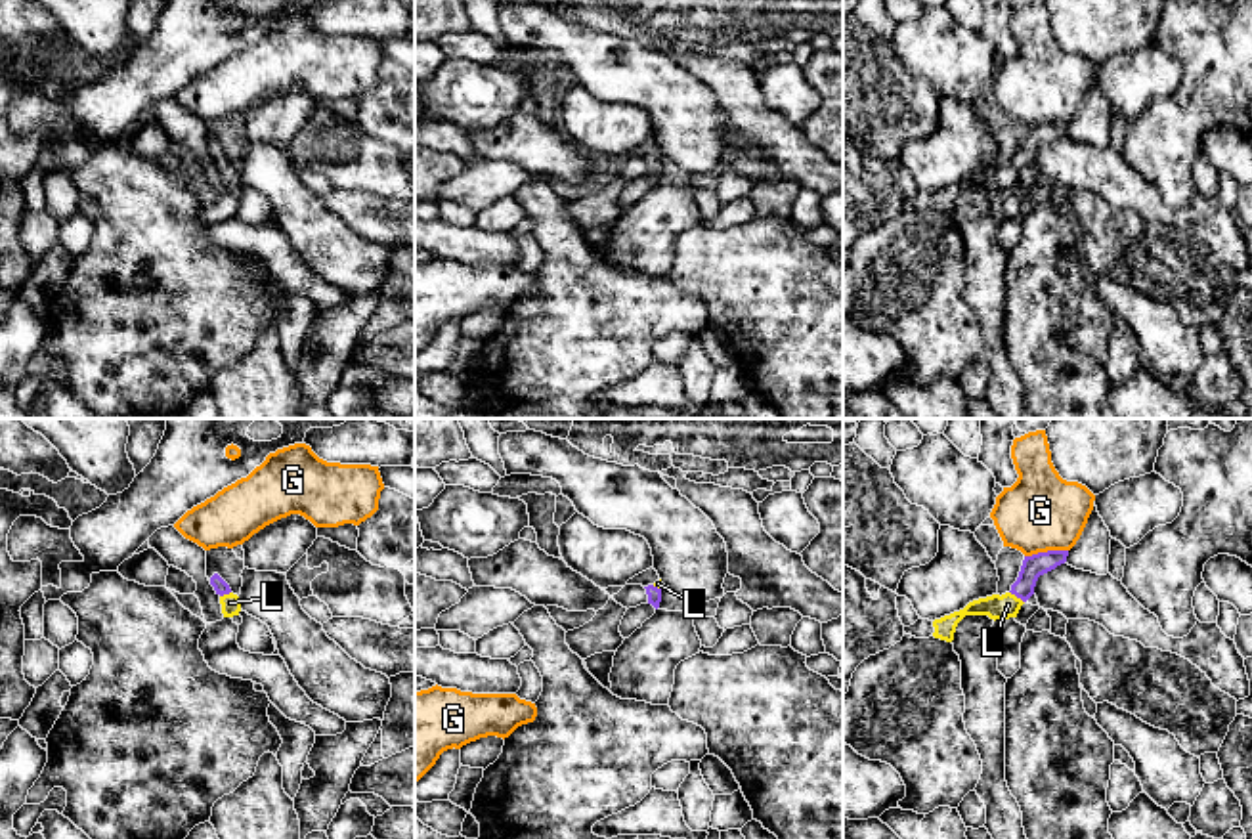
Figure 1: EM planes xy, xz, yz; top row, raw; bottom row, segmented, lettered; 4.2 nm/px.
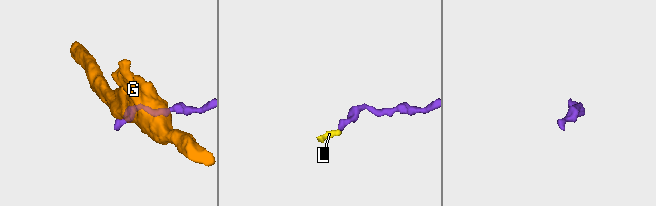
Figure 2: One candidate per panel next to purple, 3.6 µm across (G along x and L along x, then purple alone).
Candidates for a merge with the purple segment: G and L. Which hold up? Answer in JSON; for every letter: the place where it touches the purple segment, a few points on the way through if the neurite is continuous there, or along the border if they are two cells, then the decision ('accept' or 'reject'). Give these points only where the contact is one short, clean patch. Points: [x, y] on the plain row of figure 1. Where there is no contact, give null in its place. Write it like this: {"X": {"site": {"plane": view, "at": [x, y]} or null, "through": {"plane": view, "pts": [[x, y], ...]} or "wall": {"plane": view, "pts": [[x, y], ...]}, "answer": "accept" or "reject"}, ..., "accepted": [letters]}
{"G": {"site": {"plane": "yz", "at": [1048, 123]}, "wall": {"plane": "yz", "pts": [[1067, 121], [1048, 121], [1025, 129]]}, "answer": "reject"}, "L": {"site": {"plane": "yz", "at": [1017, 169]}, "through": {"plane": "yz", "pts": [[1033, 138], [1017, 169], [1008, 176]]}, "answer": "accept"}, "accepted": ["L"]}

